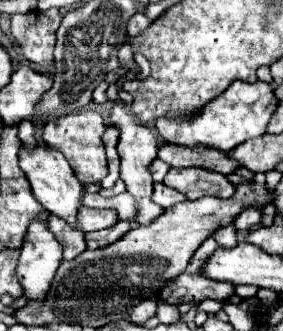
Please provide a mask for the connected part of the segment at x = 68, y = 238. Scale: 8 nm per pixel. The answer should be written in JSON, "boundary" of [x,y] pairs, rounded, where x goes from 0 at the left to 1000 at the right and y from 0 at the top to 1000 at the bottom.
{"boundary":[[[170,647],[163,677],[170,677],[170,695],[184,695],[184,707],[198,713],[198,725],[212,731],[212,743],[226,749],[226,785],[254,785],[283,761],[304,755],[297,707],[290,701],[269,701],[240,671],[212,665],[205,653]]]}

